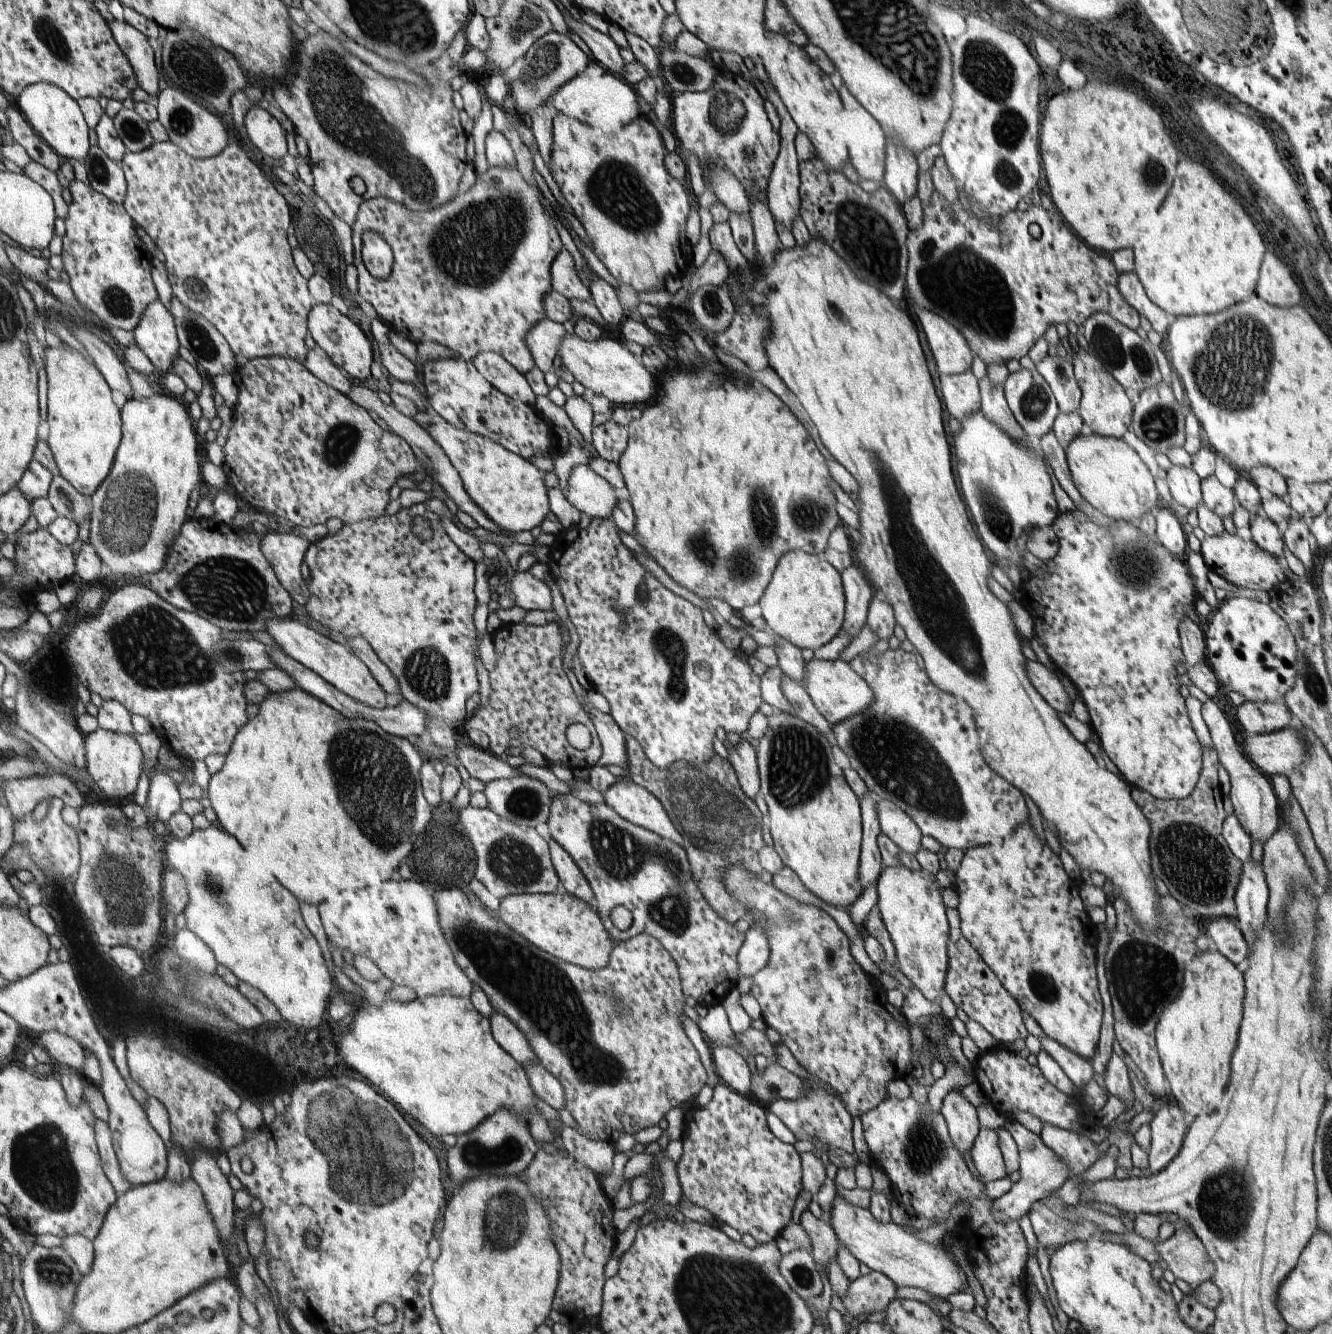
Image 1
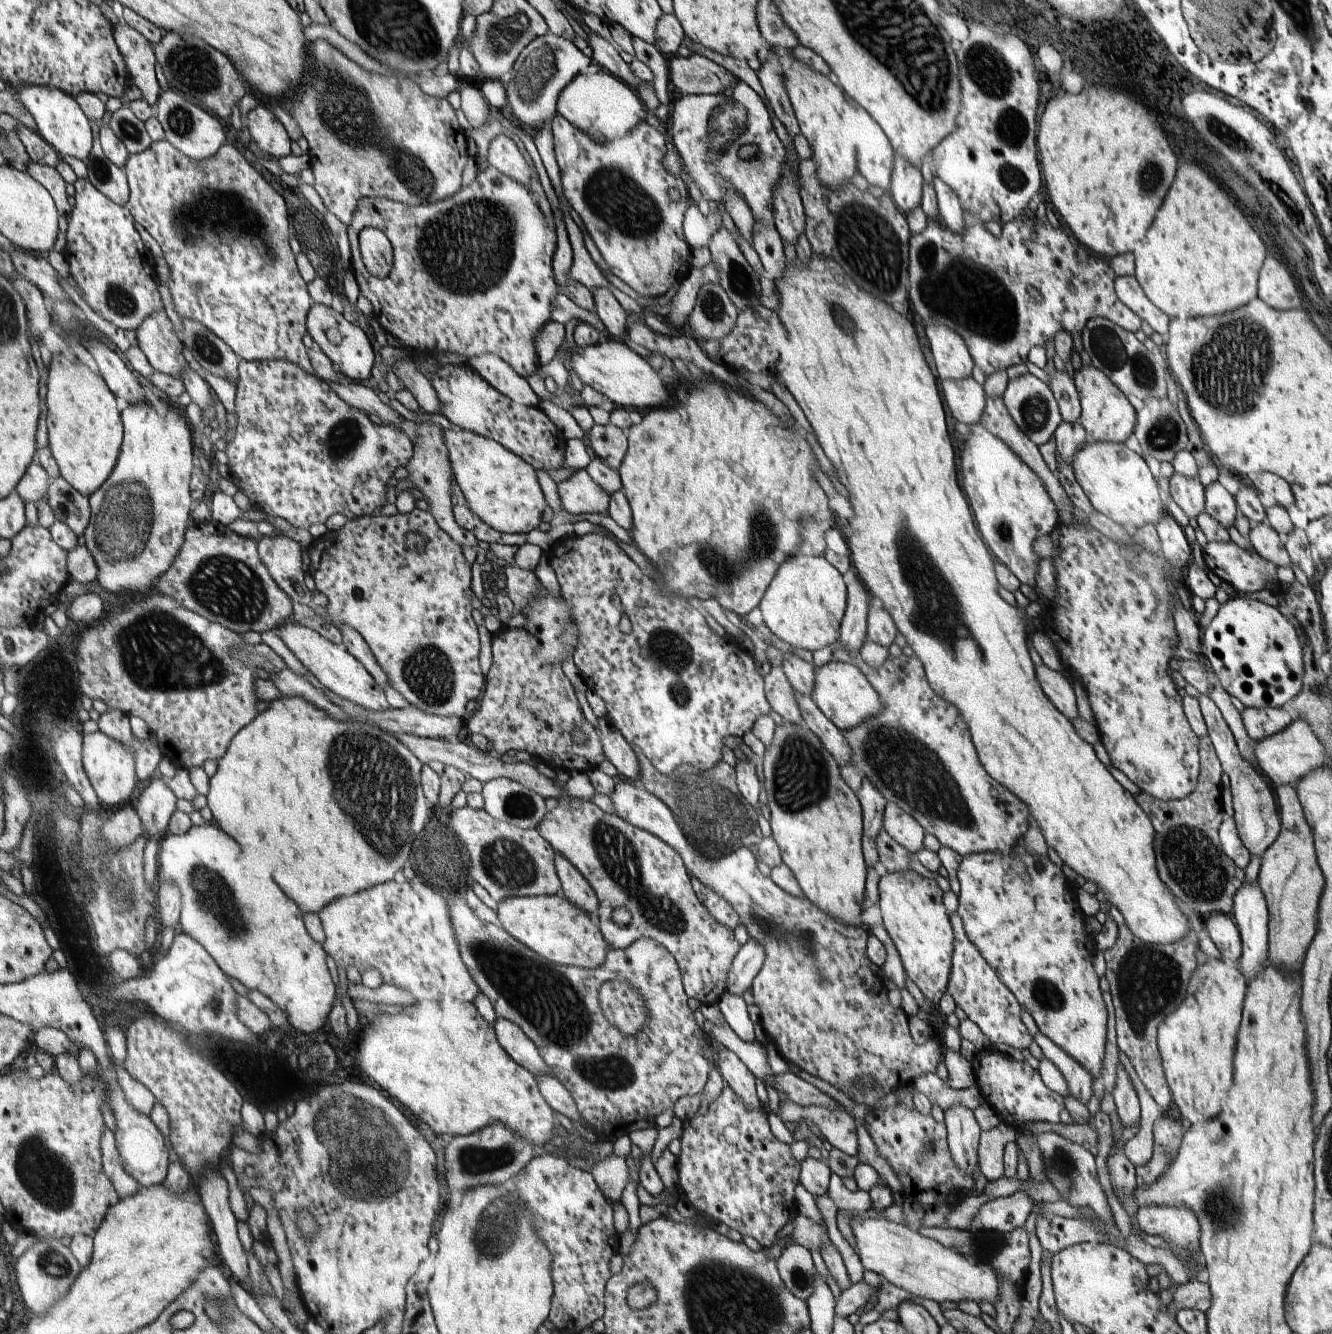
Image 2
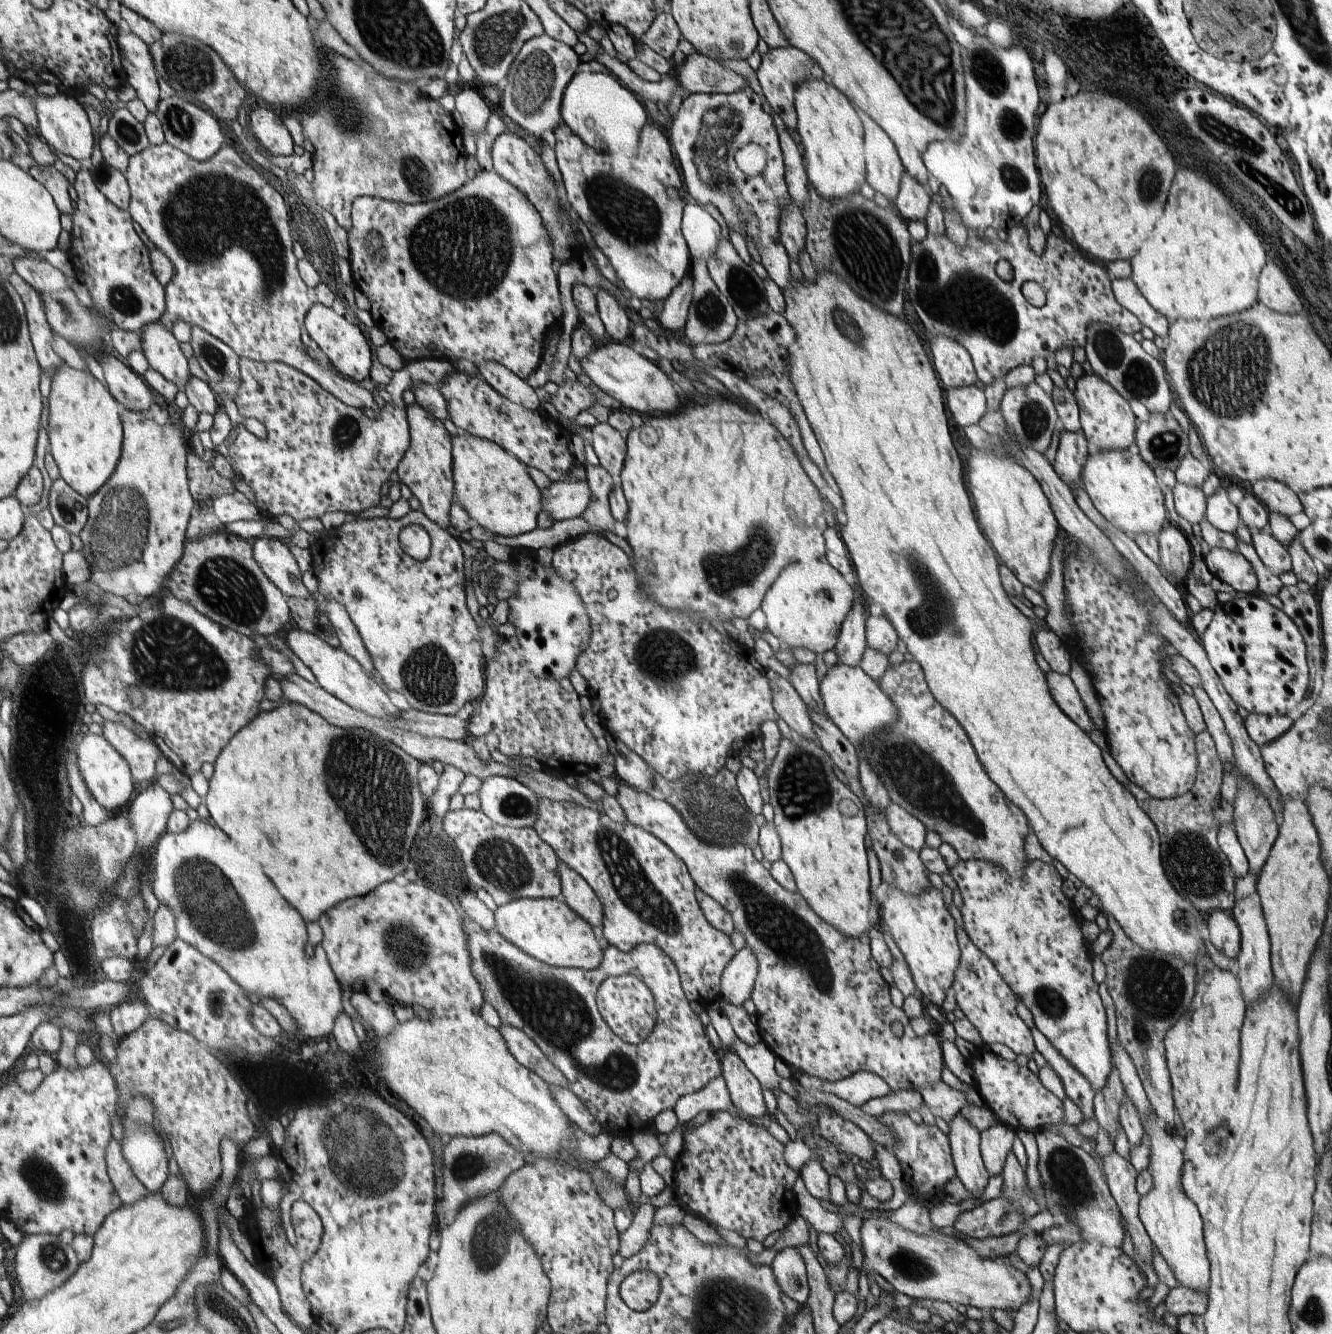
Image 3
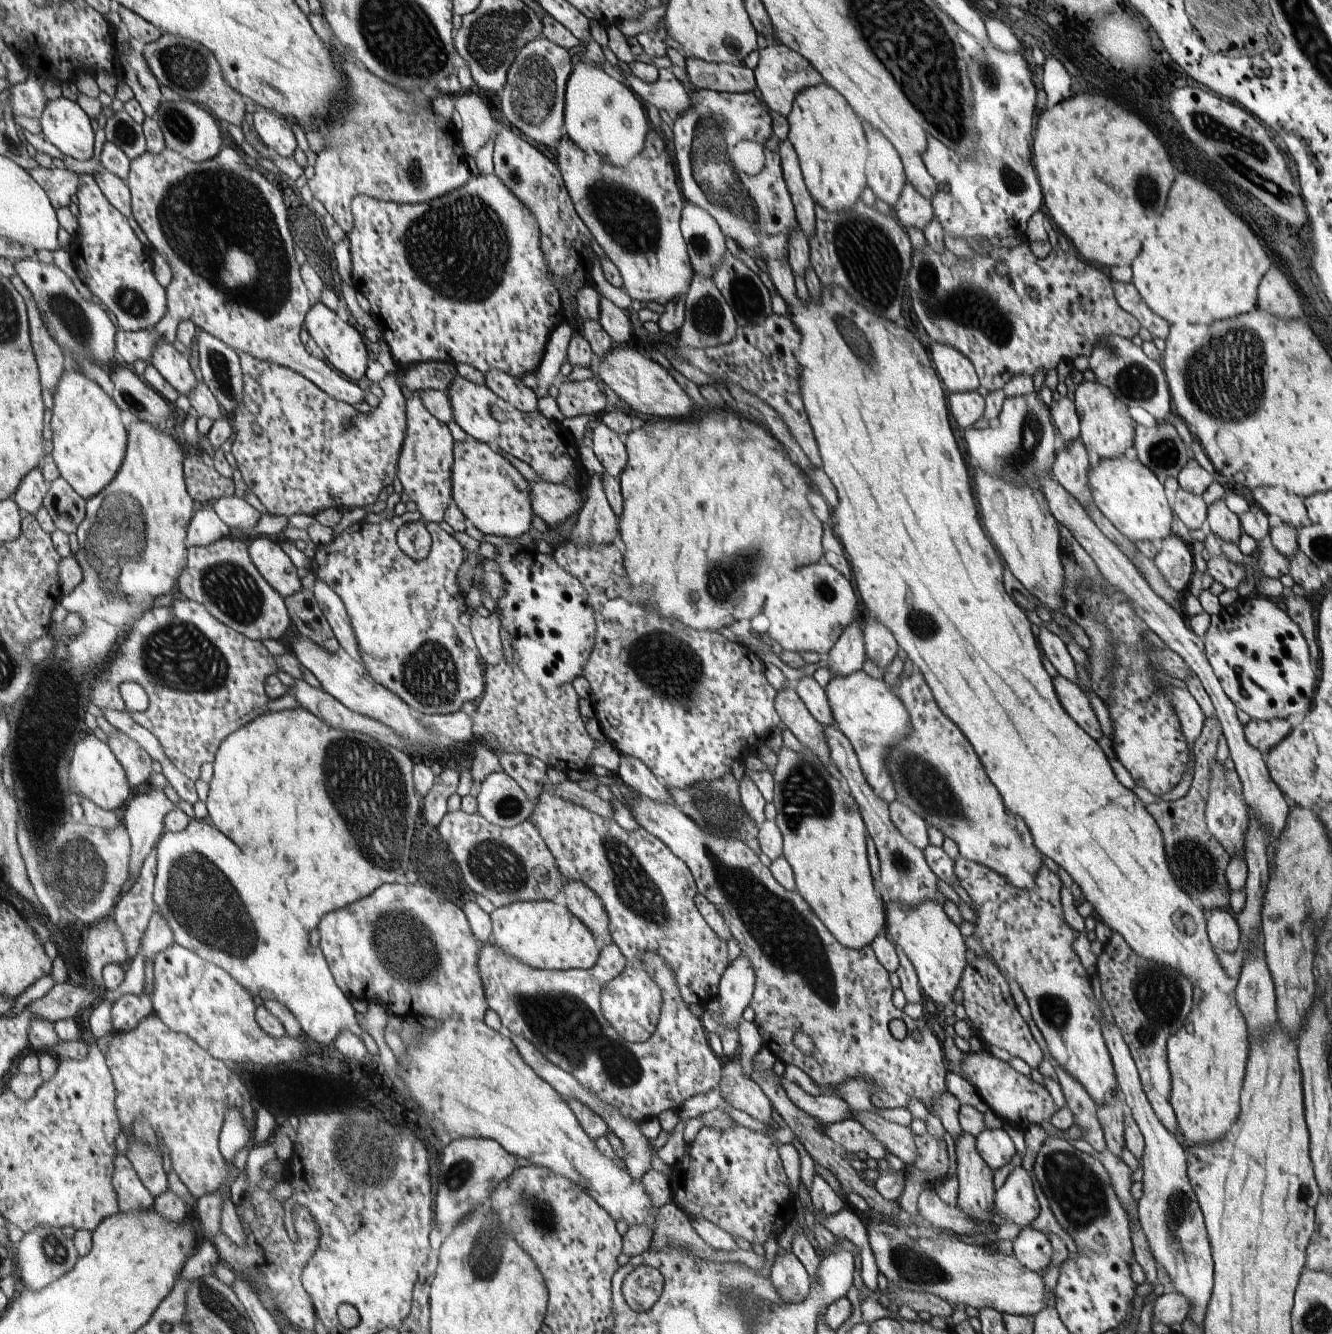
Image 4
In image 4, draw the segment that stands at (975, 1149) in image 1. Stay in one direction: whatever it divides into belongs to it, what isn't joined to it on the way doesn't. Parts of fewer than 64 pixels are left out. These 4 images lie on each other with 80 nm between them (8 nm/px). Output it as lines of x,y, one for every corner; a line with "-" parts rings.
1002,1127
985,1129
975,1144
976,1152
993,1172
1007,1165
1016,1154
1014,1143

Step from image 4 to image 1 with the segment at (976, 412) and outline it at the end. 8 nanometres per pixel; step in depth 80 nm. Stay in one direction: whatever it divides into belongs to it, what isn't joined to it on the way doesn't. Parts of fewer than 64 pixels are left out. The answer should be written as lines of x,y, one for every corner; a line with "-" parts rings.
971,370
954,376
940,375
940,392
946,410
959,421
981,411
979,380

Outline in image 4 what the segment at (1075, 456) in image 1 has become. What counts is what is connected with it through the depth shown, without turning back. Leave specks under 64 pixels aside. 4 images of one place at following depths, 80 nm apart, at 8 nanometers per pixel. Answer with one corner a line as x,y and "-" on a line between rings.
1128,456
1106,458
1098,466
1091,466
1088,474
1088,486
1094,498
1094,505
1099,512
1130,541
1150,541
1159,544
1164,538
1172,534
1173,509
1170,508
1165,494
1165,487
1160,480
1138,460
1130,460

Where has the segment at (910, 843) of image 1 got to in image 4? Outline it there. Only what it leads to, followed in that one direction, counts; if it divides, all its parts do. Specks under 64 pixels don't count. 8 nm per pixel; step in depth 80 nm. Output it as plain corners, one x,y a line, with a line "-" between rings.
897,799
889,804
889,808
891,820
894,826
902,832
902,836
924,851
929,846
925,819

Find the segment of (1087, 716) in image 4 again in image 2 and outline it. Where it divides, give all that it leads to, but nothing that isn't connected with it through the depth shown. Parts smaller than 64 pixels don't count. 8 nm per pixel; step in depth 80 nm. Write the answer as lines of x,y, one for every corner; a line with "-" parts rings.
1036,666
1036,678
1050,702
1070,721
1080,718
1072,679
1050,670
1048,666

